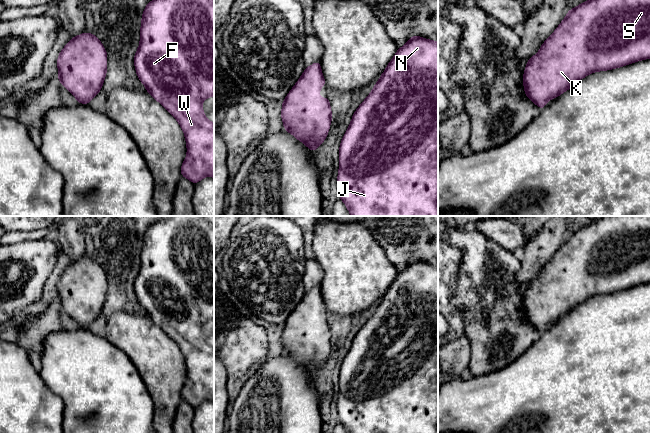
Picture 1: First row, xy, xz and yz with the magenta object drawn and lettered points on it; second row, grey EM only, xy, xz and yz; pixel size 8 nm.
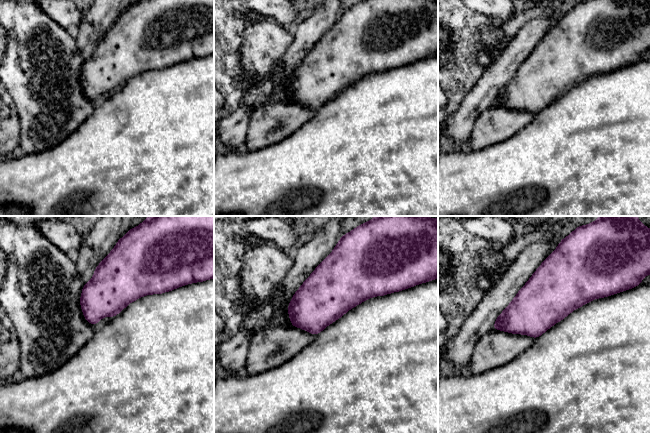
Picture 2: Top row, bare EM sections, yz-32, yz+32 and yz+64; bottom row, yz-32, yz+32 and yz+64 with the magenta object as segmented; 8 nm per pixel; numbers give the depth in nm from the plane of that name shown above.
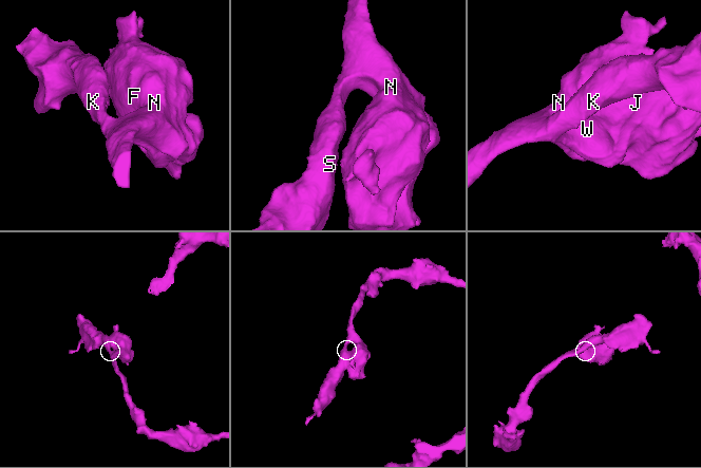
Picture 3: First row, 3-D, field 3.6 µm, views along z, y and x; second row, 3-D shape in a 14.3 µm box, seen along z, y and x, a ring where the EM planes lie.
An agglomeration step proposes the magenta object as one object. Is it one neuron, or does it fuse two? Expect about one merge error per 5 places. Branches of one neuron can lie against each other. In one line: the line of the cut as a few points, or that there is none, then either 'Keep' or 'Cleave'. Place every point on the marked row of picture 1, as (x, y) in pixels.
No split. Keep

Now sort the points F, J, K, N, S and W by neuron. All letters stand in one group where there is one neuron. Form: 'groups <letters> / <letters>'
groups F J K N S W

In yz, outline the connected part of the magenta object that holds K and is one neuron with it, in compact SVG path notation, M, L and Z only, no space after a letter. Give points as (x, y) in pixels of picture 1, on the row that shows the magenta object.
M588 0L577 7L570 9L561 24L541 45L538 53L529 58L523 75L524 91L528 99L533 101L542 110L549 99L555 99L571 88L580 79L597 72L612 70L628 64L650 58L650 0Z

